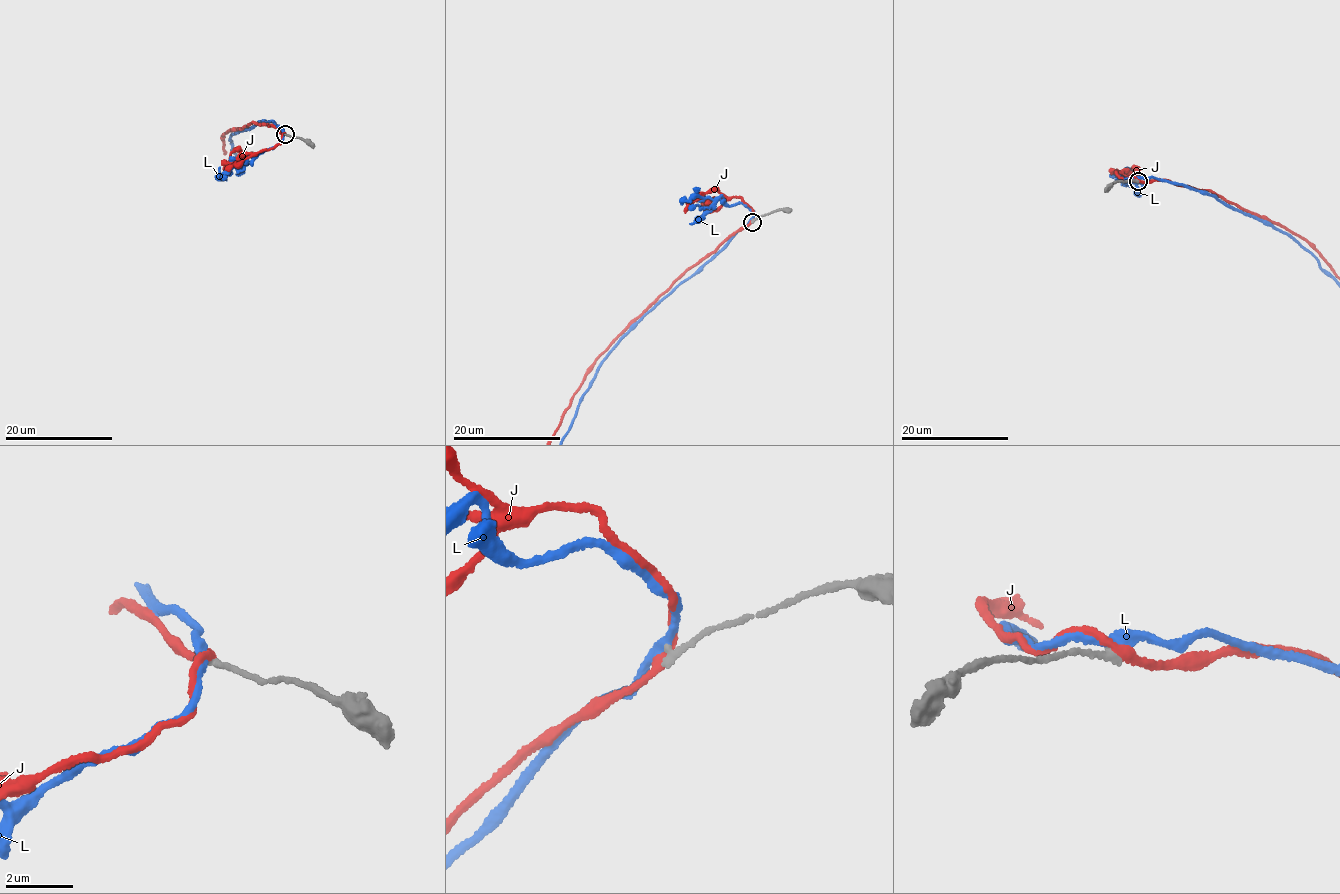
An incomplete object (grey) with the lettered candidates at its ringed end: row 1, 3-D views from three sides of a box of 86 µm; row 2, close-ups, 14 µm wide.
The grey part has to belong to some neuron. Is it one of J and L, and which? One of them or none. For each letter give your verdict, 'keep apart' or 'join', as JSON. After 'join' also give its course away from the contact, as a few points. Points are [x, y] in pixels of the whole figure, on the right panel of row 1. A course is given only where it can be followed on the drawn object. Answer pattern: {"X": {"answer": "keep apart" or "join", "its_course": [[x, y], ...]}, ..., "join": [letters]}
{"J": {"answer": "keep apart"}, "L": {"answer": "keep apart"}, "join": []}

